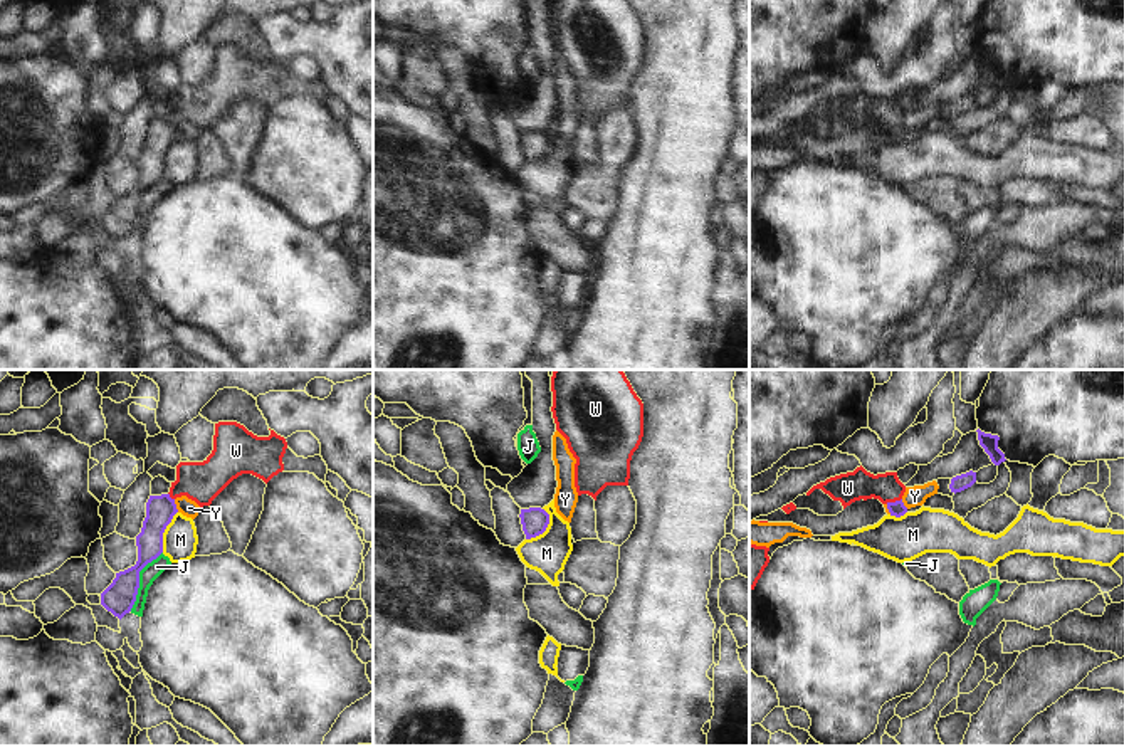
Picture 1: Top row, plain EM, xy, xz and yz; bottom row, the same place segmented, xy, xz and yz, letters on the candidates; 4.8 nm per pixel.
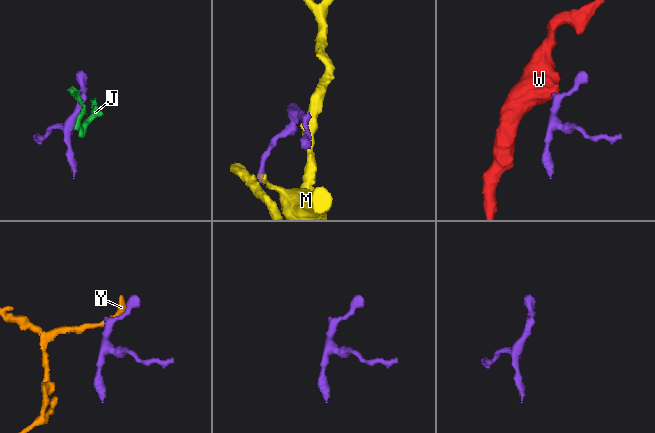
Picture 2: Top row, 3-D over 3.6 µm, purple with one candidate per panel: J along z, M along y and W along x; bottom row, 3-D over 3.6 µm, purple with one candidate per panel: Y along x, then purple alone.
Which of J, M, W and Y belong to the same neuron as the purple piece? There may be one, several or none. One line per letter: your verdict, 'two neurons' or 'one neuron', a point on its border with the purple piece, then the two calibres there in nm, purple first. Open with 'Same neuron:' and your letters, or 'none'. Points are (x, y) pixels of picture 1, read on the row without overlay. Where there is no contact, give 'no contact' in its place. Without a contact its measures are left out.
Same neuron: W
J: two neurons; meets purple in xy at (138, 204); 150 nm thick on the purple side, 80 nm on the other
M: two neurons; meets purple in xz at (546, 150); 130 nm thick on the purple side, 190 nm on the other
W: one neuron; meets purple in yz at (892, 126); 70 nm thick on the purple side, 140 nm on the other
Y: two neurons; meets purple in xy at (175, 130); 140 nm thick on the purple side, 90 nm on the other

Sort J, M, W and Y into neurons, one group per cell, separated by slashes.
J / M / W / Y

